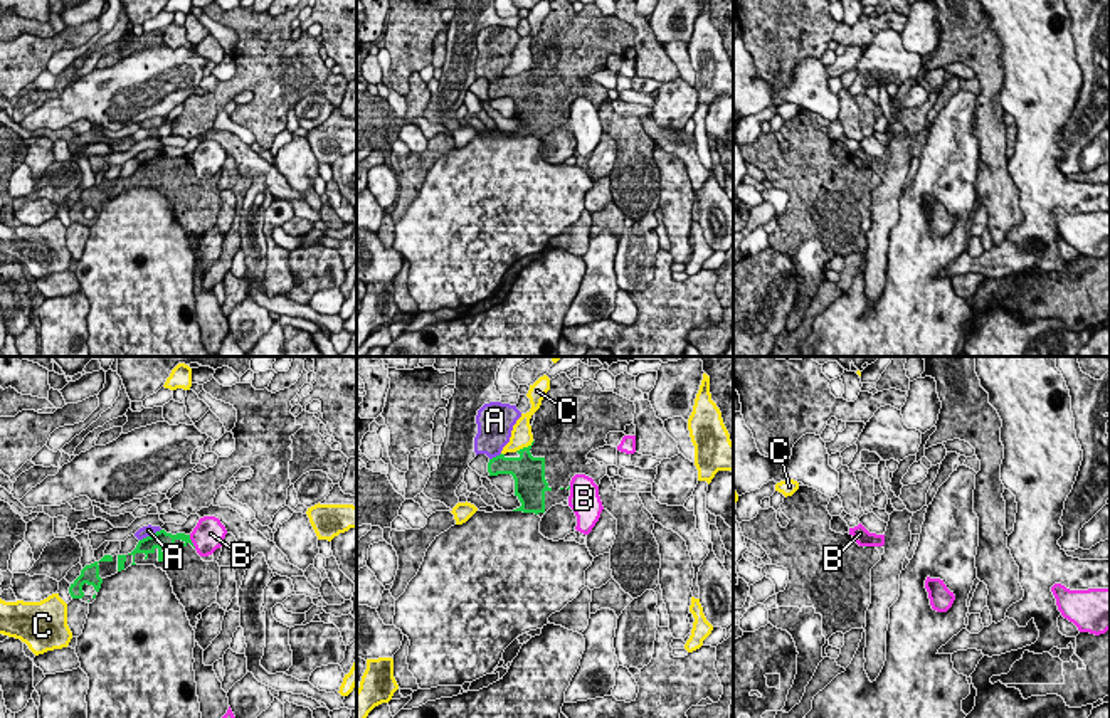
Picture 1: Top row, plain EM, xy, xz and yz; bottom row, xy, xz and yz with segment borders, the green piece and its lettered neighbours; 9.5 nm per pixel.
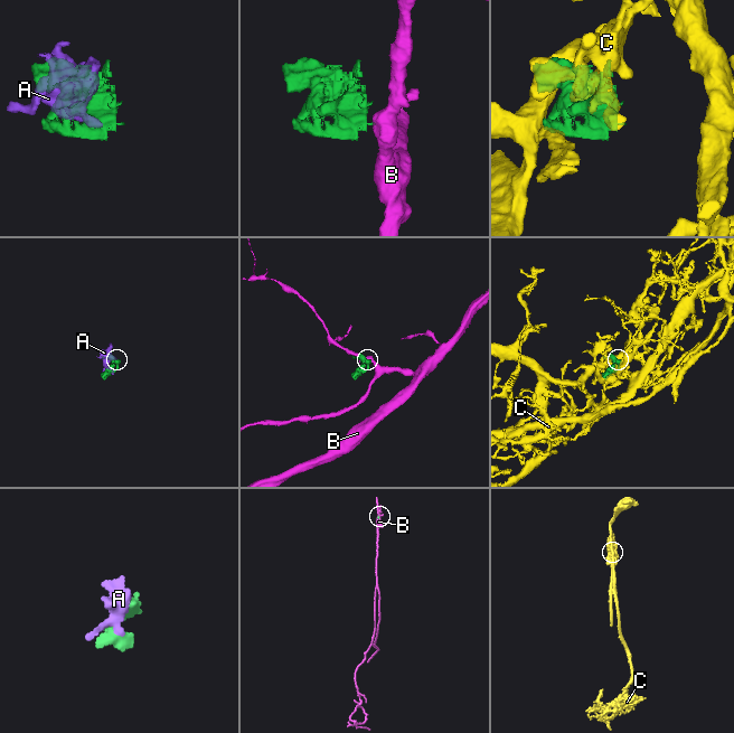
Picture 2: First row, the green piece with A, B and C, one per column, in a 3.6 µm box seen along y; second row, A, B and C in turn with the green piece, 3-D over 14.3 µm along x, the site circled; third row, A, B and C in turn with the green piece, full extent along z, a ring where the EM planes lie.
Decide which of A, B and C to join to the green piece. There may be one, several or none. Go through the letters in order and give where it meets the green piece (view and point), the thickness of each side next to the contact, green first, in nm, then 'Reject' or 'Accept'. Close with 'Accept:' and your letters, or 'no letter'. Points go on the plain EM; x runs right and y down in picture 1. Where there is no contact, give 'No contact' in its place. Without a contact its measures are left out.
A: Touches green at xy (152, 158). Thickness 160 nm (green) against 100 nm. Reject
B: Touches green at xy (190, 165). Thickness 160 nm (green) against 300 nm. Reject
C: Touches green at xz (523, 71). Thickness 320 nm (green) against 200 nm. Reject
Accept: no letter

